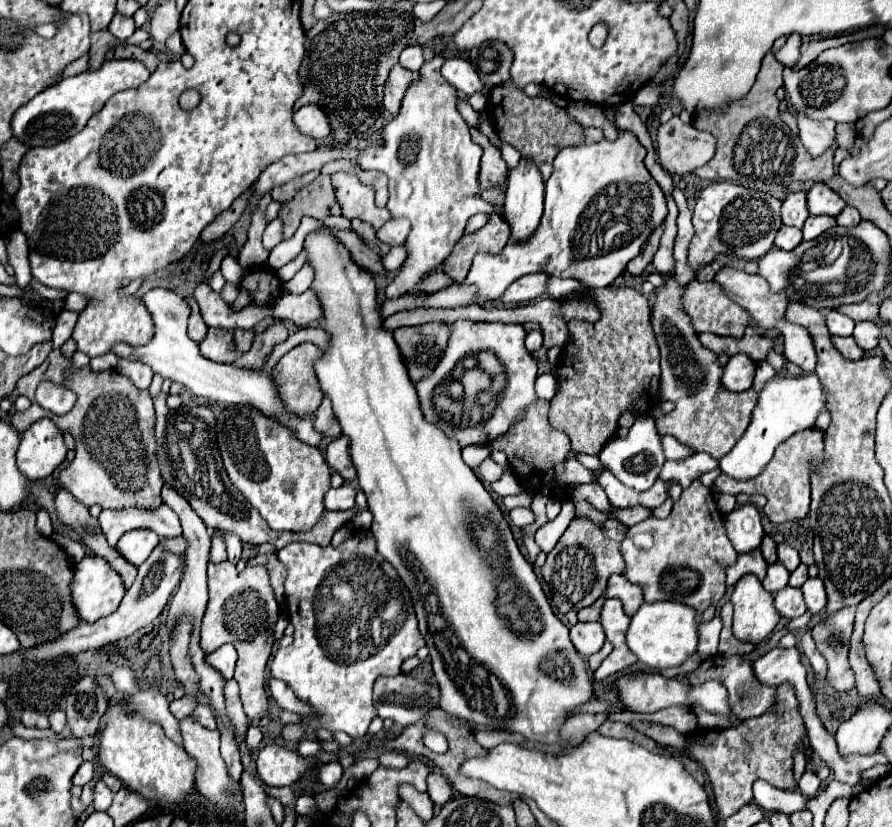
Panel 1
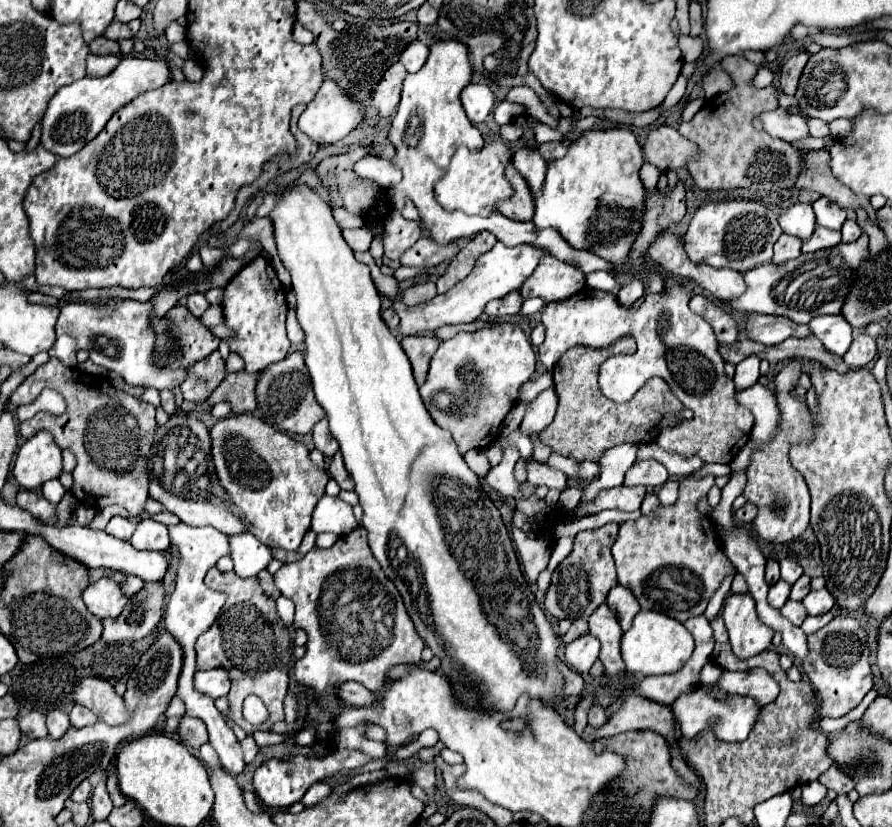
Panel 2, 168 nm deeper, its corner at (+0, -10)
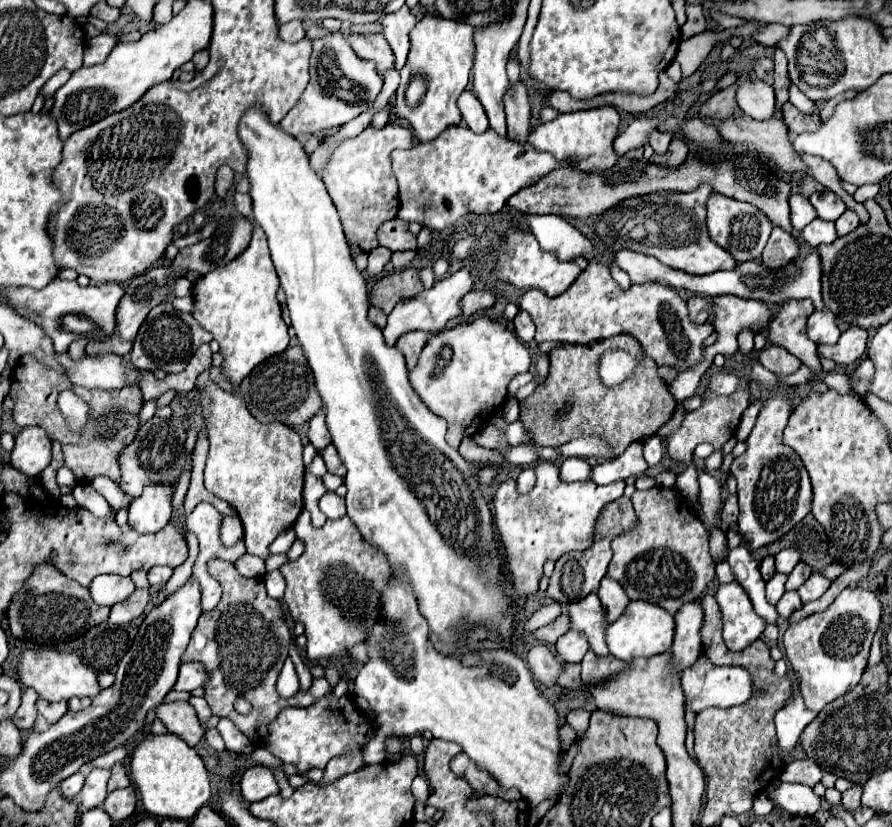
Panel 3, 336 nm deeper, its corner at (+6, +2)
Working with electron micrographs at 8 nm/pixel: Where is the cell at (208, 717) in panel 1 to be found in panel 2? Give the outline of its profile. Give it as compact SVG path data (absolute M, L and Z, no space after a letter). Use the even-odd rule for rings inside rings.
M183 716L181 718L181 724L179 724L179 738L181 742L189 748L189 750L199 750L201 744L207 742L207 728L201 720L197 718L189 718L189 716Z

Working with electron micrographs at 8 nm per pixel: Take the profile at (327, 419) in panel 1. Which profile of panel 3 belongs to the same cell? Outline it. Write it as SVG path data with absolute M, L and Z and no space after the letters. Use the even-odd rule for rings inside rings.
M325 410L315 414L309 422L309 442L315 446L317 452L321 452L327 444L331 444L331 434L327 432L325 424Z

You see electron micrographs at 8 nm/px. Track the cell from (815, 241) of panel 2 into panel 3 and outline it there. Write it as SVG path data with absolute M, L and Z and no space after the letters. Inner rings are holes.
M815 218L811 224L807 224L807 226L803 228L801 236L803 236L803 240L805 240L809 246L813 246L813 248L817 248L817 246L821 246L821 244L831 244L831 242L837 240L835 224L833 224L833 222L825 222L825 220L821 220L821 218Z

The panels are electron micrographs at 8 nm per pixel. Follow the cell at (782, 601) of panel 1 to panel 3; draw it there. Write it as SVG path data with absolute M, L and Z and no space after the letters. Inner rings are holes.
M785 592L783 594L783 598L779 600L779 604L777 604L777 612L779 612L779 616L783 616L783 618L789 618L795 610L799 610L803 604L801 604L801 598L799 598L799 594L797 592Z

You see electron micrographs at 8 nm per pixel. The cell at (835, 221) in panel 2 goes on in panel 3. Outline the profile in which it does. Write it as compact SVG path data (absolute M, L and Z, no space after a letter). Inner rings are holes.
M825 190L825 192L815 192L809 202L813 204L813 208L817 210L817 216L821 220L837 220L845 210L847 206L843 204L843 200L839 196L835 196L831 190Z

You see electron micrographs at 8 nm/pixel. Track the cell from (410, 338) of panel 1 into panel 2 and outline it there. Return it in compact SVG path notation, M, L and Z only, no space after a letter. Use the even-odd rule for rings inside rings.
M405 336L401 340L401 346L403 346L405 354L411 358L415 382L421 386L425 382L429 362L431 362L435 350L439 348L439 340L435 336Z

